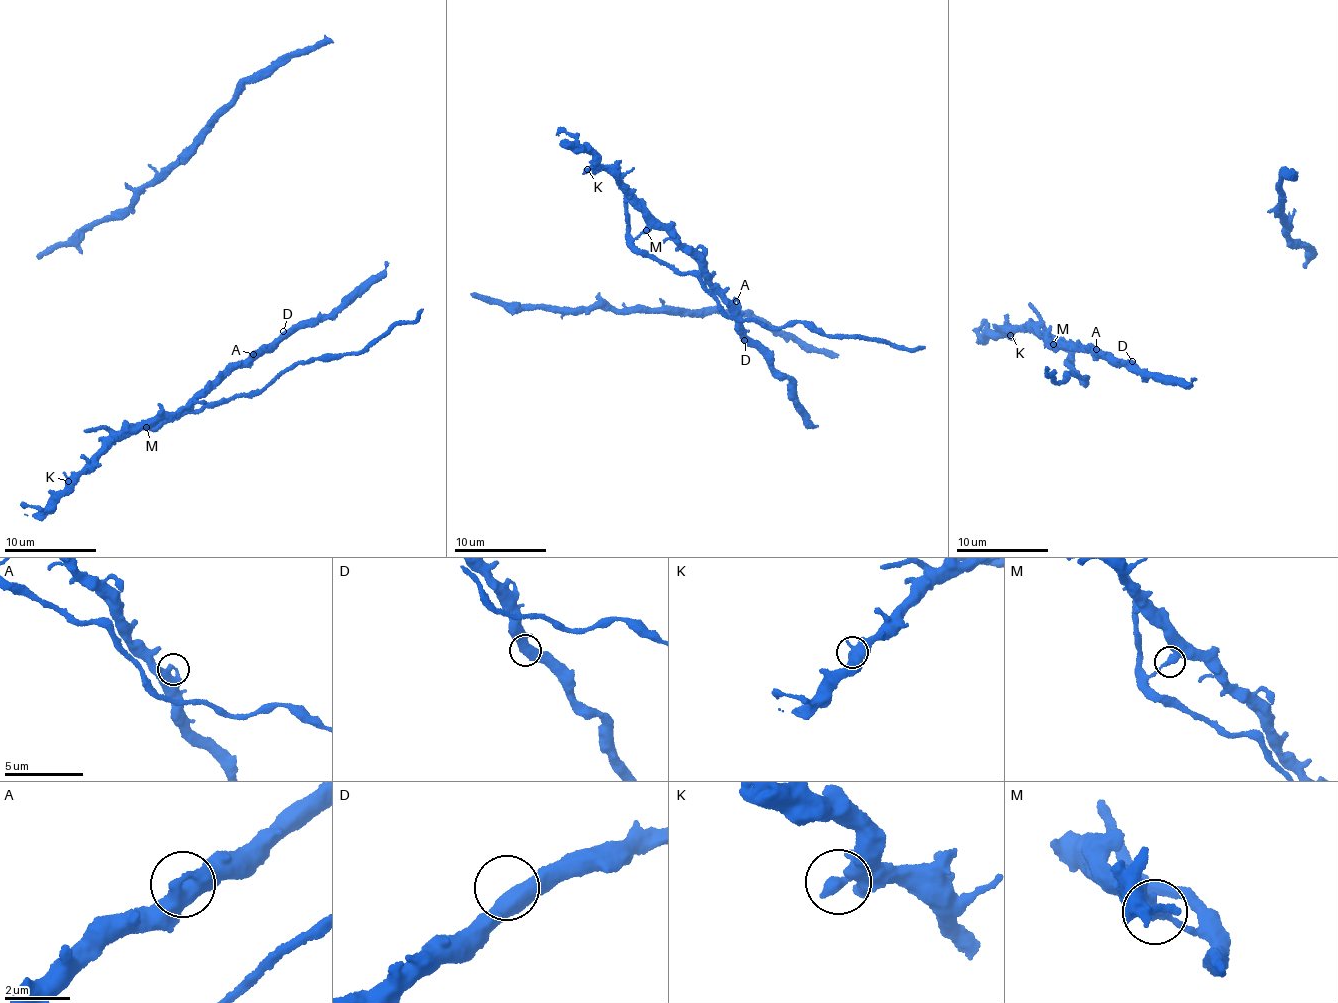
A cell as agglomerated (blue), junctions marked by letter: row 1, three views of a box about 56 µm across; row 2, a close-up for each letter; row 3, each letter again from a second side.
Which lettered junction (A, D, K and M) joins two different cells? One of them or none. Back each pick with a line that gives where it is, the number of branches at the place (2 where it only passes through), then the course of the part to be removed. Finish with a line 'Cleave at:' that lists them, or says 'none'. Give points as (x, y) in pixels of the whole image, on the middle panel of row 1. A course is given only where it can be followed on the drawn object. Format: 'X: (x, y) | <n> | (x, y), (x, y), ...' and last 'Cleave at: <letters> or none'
M: (646, 230) | 2 | (646, 230), (635, 246), (696, 277), (737, 319), (777, 328), (801, 322), (836, 337), (925, 349)
Cleave at: M

